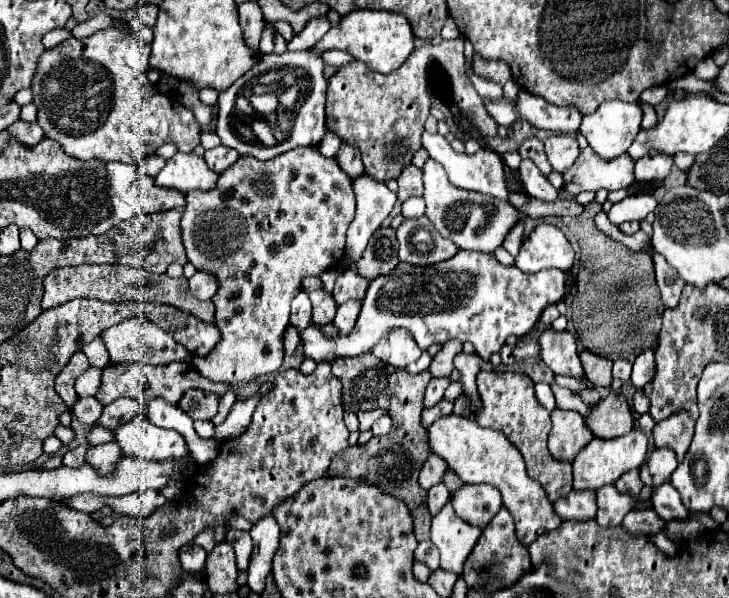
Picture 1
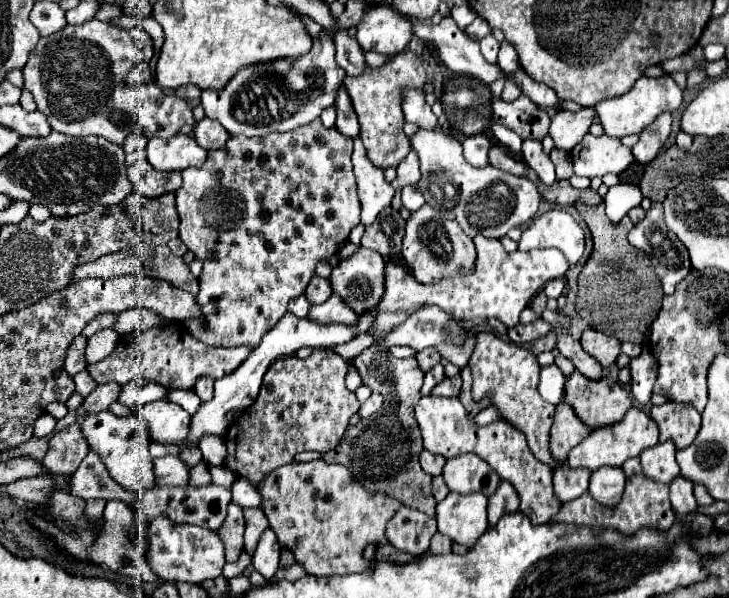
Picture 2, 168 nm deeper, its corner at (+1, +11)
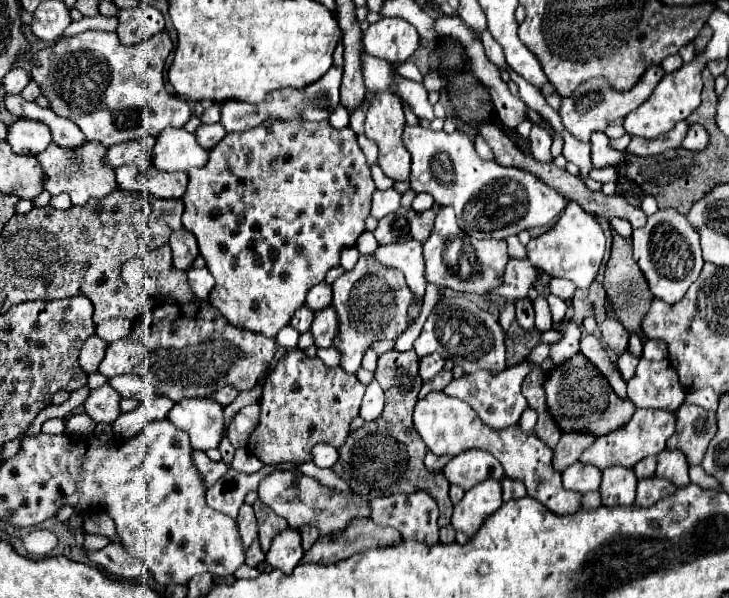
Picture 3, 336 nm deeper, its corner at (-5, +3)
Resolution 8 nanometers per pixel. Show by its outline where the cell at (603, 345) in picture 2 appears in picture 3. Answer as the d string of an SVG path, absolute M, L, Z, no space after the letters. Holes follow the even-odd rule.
M606 318L602 324L600 324L600 334L602 334L602 340L606 342L606 346L614 352L614 354L620 354L628 348L628 330L614 318Z

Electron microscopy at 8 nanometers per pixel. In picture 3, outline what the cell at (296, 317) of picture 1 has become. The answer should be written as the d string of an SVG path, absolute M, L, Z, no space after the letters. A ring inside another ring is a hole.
M302 306L302 308L298 308L298 310L294 312L294 316L292 316L292 320L290 320L290 326L296 328L298 332L308 332L310 326L312 326L312 318L314 318L314 312L312 312L310 308Z

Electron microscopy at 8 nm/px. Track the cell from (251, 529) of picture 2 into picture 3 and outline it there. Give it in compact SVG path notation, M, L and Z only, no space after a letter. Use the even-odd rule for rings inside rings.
M260 500L254 502L254 512L256 512L256 518L258 518L258 526L260 526L260 544L262 544L262 550L266 552L272 544L272 538L278 532L288 528L288 522L286 522L286 518L278 516L272 508L268 508Z

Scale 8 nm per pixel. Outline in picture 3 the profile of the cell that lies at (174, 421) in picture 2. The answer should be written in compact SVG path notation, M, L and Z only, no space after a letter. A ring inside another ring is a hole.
M186 398L174 404L168 420L190 436L194 450L218 448L224 434L224 406L214 398Z

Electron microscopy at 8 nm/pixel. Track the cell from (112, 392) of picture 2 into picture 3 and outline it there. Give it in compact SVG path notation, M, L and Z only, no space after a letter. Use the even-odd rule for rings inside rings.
M104 384L96 390L90 390L84 408L96 422L112 424L120 416L120 396L110 384Z

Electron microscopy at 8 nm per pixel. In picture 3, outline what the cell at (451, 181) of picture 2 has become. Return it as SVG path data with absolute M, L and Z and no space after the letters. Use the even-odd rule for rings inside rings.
M406 124L402 140L412 156L410 186L416 192L430 194L440 206L452 206L460 230L470 238L502 240L534 226L546 226L568 204L560 192L544 184L532 172L514 166L500 166L496 160L482 160L474 150L472 138L460 130L446 134L422 128L420 124Z

